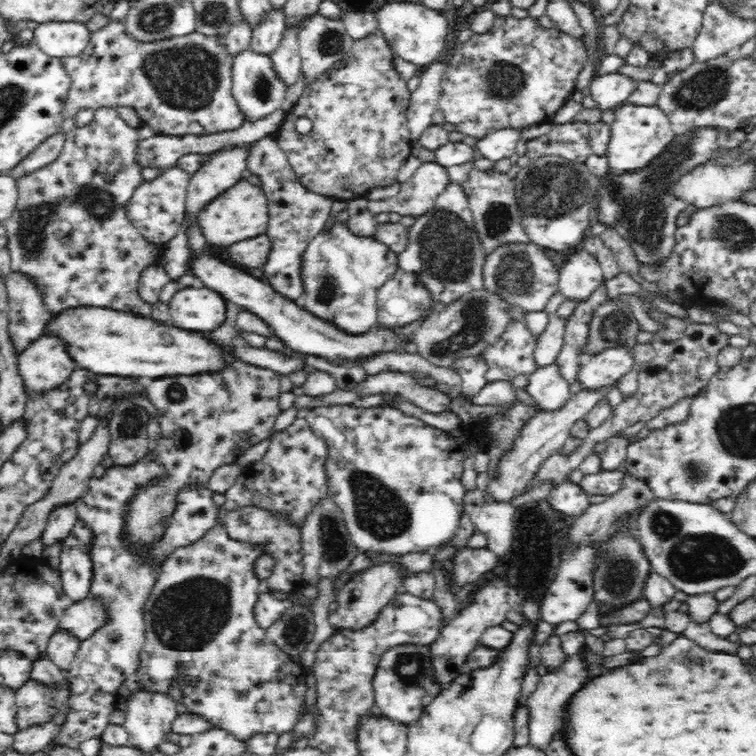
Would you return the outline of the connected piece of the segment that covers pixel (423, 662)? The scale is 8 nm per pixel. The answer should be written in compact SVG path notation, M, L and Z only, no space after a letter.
M413 644L402 645L388 650L380 659L373 678L375 704L382 716L410 725L419 720L427 705L439 697L448 684L438 682L429 647Z

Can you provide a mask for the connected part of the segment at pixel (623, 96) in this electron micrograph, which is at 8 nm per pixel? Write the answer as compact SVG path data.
M612 72L604 76L595 75L590 82L590 96L594 107L599 109L616 109L626 103L630 92L634 91L635 83L632 79Z

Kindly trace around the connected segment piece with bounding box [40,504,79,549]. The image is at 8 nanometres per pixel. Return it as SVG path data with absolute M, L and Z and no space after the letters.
M73 504L56 508L56 510L50 514L50 518L42 534L40 534L43 549L53 544L62 544L78 522L77 509Z

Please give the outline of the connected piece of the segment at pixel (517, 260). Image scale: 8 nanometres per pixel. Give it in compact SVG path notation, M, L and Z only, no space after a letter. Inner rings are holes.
M500 242L488 250L483 264L483 279L486 289L500 294L512 304L530 310L543 310L550 294L557 290L559 271L546 256L546 250L540 245L526 242Z

